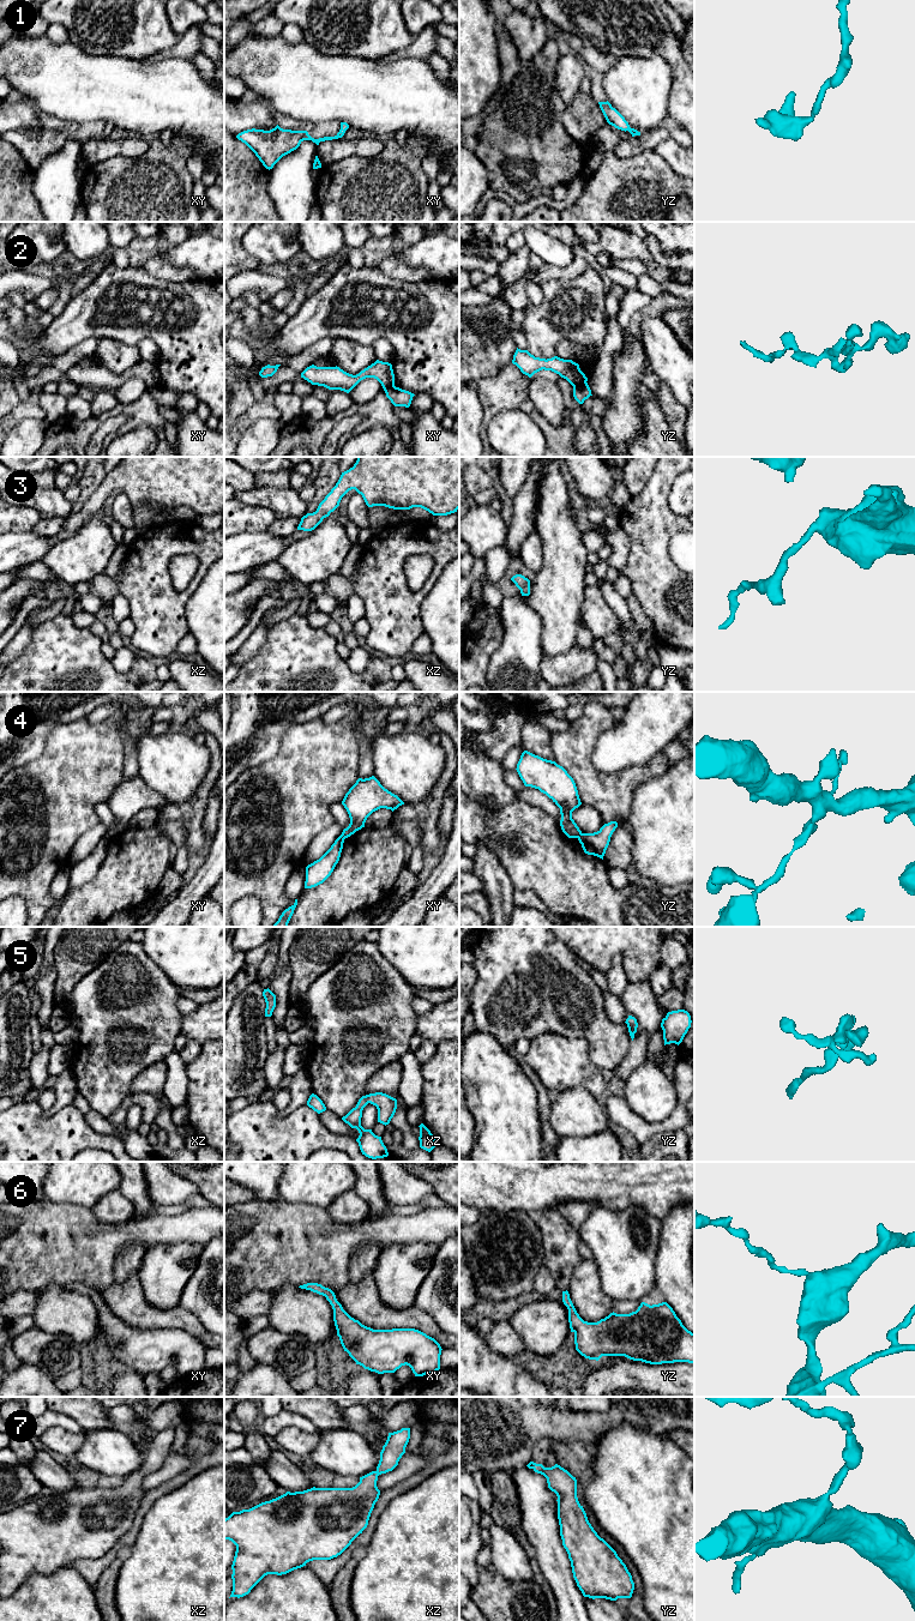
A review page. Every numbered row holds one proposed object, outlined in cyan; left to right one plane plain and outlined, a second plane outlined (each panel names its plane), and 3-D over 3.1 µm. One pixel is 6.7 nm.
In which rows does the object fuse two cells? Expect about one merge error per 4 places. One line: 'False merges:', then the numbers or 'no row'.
False merges: 4

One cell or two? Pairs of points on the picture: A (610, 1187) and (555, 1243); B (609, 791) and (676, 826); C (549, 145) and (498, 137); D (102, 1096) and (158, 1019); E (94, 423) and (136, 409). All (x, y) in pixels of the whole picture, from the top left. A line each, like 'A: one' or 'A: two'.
A: two
B: two
C: one
D: one
E: one

